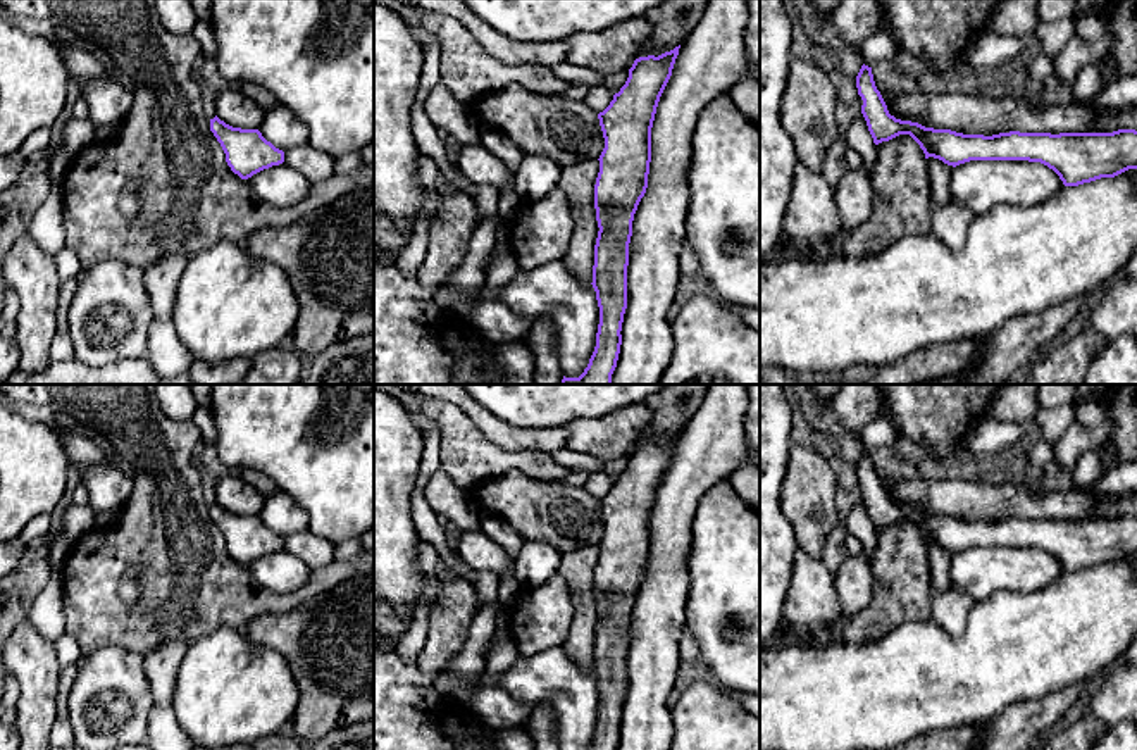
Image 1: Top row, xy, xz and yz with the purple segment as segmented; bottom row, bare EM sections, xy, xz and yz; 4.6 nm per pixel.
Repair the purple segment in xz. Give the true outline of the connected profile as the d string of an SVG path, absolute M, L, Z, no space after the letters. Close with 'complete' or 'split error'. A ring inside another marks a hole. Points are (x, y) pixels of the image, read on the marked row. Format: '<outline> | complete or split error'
M679 47L634 60L629 78L598 114L605 138L594 184L598 238L593 288L600 307L596 347L579 378L562 384L612 384L627 309L627 266L632 221L648 188L651 128L660 97L672 76Z | complete

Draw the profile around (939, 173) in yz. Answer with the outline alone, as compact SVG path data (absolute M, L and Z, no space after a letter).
M927 159L929 179L930 179L930 197L934 209L944 207L951 202L949 178L953 166L944 164L939 159Z

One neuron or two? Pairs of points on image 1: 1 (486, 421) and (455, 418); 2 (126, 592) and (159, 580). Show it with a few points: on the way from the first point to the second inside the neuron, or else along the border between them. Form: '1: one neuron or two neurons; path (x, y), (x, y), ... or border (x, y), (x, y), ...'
1: two neurons; border (445, 402), (455, 404), (490, 440), (500, 445)
2: two neurons; border (138, 568), (140, 595), (126, 602)

